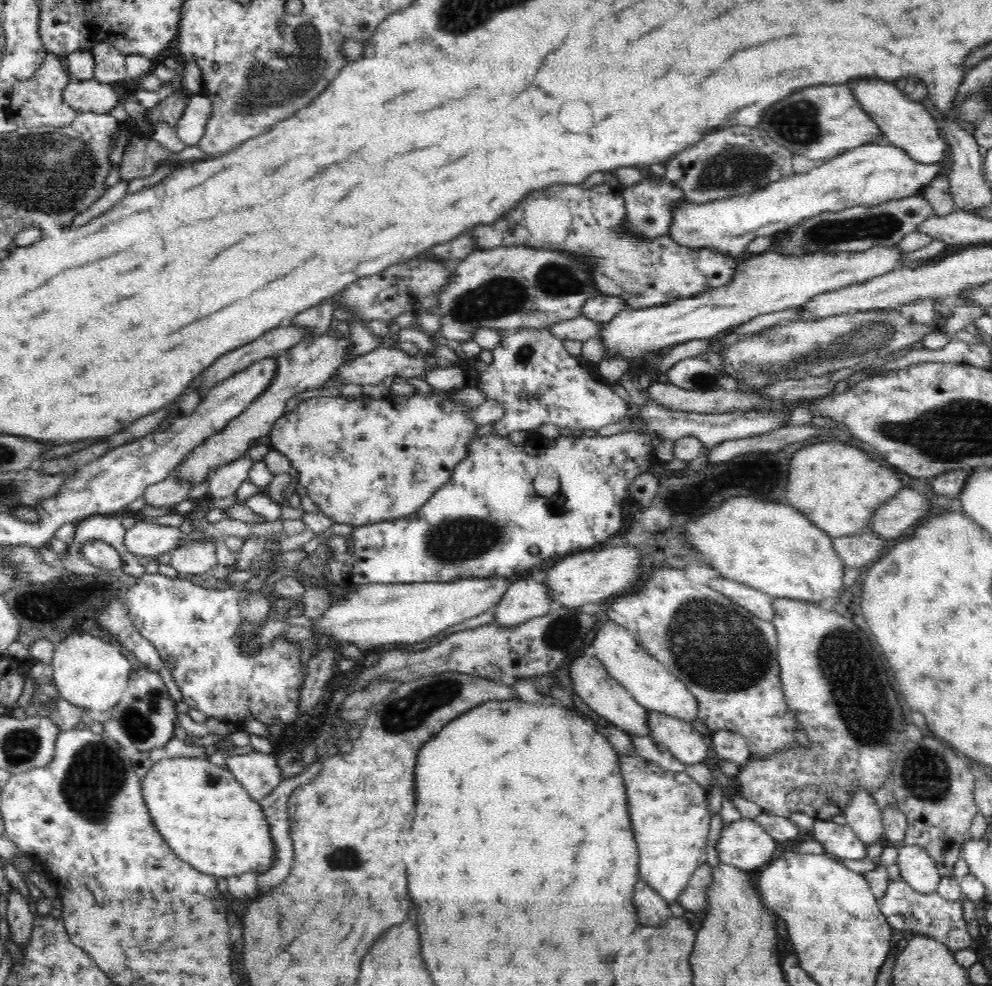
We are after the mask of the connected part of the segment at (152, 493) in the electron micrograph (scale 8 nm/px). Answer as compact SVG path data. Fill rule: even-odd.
M166 478L166 480L148 485L142 496L149 506L171 506L187 500L186 496L194 488L194 483L186 483L180 479Z

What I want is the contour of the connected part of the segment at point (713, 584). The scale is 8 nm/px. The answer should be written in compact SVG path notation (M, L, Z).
M726 577L708 580L707 584L714 591L726 596L733 604L745 608L762 620L772 623L774 610L772 608L772 598L768 594L734 580L728 580Z

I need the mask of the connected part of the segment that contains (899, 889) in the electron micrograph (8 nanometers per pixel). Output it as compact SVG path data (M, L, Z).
M903 878L892 882L888 887L888 892L884 898L888 898L888 894L892 894L892 910L884 910L884 906L890 906L888 902L890 900L878 900L878 909L882 911L884 918L888 919L888 926L894 928L894 930L912 930L914 934L922 934L922 937L930 937L942 944L950 950L962 950L962 948L970 948L972 946L972 938L968 934L968 928L966 928L966 922L964 922L964 910L962 909L961 899L959 900L947 900L943 896L940 896L937 892L922 893L916 892Z

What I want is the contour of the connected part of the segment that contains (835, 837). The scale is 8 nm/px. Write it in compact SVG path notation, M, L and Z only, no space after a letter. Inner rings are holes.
M815 820L813 837L822 843L826 852L840 858L860 860L867 856L866 847L848 825L840 825L832 820Z

